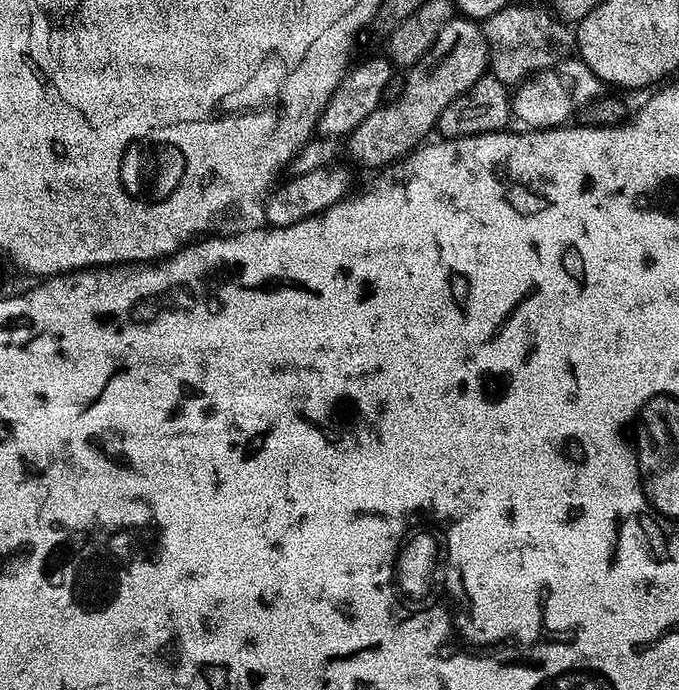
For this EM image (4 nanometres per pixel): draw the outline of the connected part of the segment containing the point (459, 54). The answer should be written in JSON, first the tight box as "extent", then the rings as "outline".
{"extent":[347,18,488,170],"outline":[[[453,18],[442,27],[428,52],[407,69],[404,93],[393,104],[385,103],[376,108],[347,137],[353,158],[368,168],[380,170],[408,155],[427,137],[424,135],[428,131],[435,129],[442,110],[446,110],[454,98],[470,90],[488,71],[488,42],[483,27],[475,20]]]}

